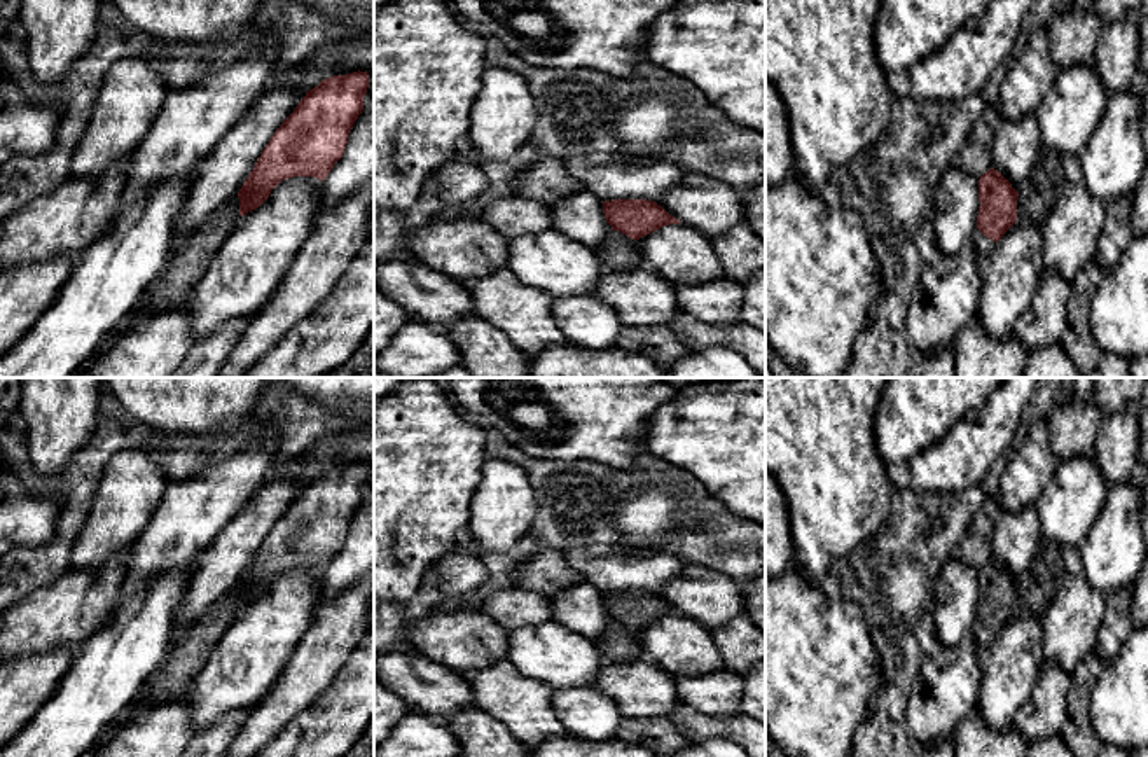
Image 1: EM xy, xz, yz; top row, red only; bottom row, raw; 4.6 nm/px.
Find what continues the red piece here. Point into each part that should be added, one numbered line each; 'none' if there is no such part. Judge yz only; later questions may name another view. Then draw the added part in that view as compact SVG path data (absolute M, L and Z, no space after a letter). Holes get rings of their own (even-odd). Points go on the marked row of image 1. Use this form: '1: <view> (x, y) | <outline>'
1: yz (982, 245) | M979 229L973 233L972 245L975 247L980 266L985 264L989 253L996 248L996 241L985 238Z

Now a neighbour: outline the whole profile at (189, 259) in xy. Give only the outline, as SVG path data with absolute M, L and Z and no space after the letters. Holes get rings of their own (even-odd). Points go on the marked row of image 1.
M236 194L175 245L164 269L147 287L131 318L150 318L187 301L239 219L239 198Z

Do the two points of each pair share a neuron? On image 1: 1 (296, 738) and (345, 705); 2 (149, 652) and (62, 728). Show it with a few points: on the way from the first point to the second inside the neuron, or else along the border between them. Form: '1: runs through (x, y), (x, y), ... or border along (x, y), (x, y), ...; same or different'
1: runs through (308, 738), (332, 717); same
2: runs through (128, 665), (82, 710); same

